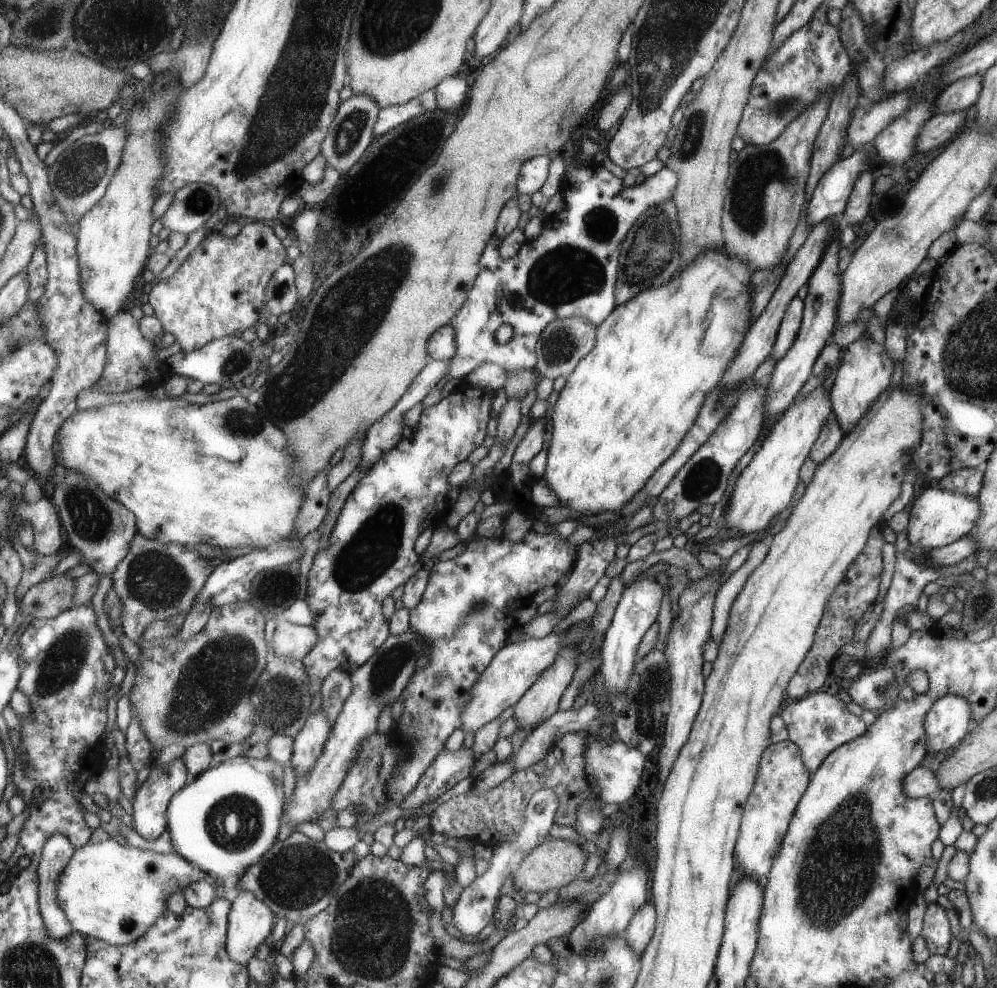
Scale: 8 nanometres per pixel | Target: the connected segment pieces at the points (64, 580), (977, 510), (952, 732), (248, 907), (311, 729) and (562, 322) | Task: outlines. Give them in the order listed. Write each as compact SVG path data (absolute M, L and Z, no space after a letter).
M66 573L51 577L31 587L19 602L21 611L27 620L52 619L73 606L75 596L75 578Z
M935 483L928 487L913 500L906 527L906 537L911 545L920 549L931 550L955 542L967 536L974 524L981 518L981 504L977 498L968 497L961 493L949 492L939 488Z
M947 693L926 712L926 749L930 752L945 752L967 734L970 704L959 695Z
M237 889L238 895L231 901L228 923L226 928L226 951L230 955L230 959L245 965L253 957L255 948L259 946L265 939L267 934L271 932L273 926L273 914L270 907L260 901L254 893Z
M322 711L307 716L305 724L294 736L290 765L292 772L298 779L308 774L315 764L316 758L322 753L325 741L330 731L330 724Z
M565 317L550 320L538 338L534 346L536 356L537 373L541 378L557 378L567 376L578 360L581 360L595 344L596 326L583 317Z

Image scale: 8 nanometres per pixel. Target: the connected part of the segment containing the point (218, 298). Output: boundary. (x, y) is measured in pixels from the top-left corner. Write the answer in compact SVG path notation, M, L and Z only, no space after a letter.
M249 221L237 235L227 238L213 229L203 237L171 276L158 281L149 289L147 302L153 309L153 315L161 323L162 332L174 336L183 353L197 351L212 340L233 336L234 332L242 332L261 316L268 314L264 305L264 292L273 273L283 265L285 248L270 227L259 221Z

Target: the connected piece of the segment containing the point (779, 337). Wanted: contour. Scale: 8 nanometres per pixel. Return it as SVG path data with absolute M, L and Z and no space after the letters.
M795 295L784 310L769 356L773 360L774 366L792 347L799 325L801 324L803 307L804 302Z

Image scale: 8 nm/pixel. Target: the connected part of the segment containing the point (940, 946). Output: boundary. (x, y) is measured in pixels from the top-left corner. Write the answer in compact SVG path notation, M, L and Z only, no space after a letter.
M936 902L929 903L924 910L920 936L930 955L946 956L949 940L951 940L951 930L944 908Z

